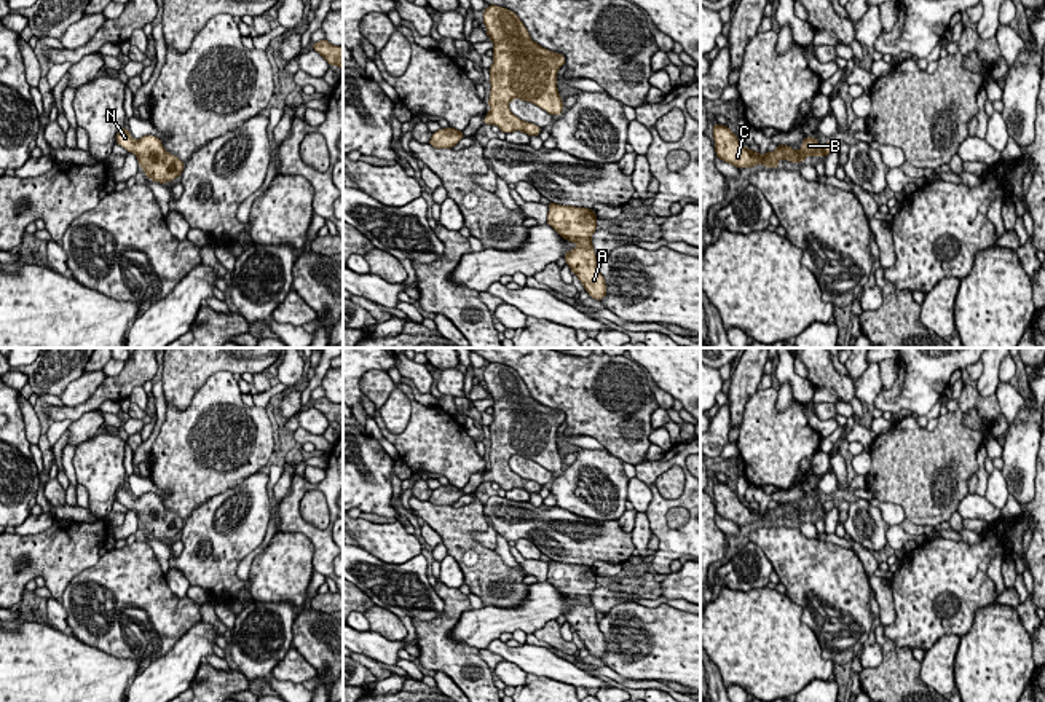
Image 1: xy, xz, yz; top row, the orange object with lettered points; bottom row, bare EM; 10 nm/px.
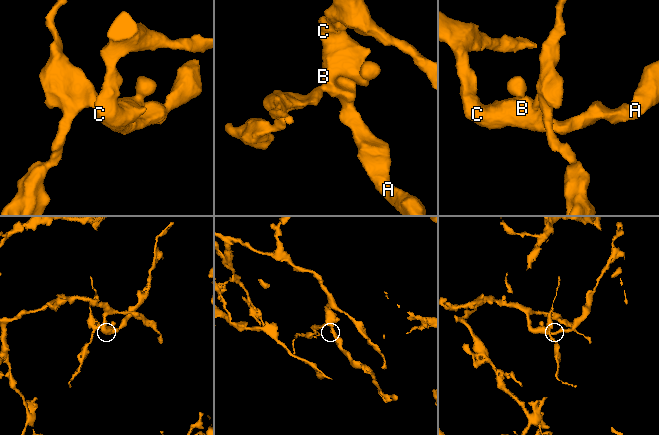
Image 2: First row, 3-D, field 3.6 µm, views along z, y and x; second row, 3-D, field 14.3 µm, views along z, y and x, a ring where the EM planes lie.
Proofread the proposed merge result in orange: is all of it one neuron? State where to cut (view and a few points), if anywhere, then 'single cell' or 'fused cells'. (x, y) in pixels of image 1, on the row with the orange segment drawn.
no cut | single cell

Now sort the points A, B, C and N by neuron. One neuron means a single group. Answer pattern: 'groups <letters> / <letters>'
groups A B C N

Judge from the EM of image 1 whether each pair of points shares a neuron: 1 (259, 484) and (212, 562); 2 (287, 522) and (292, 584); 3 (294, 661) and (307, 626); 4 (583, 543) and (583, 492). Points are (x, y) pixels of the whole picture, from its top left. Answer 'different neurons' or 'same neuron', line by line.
1: same neuron
2: different neurons
3: different neurons
4: different neurons

